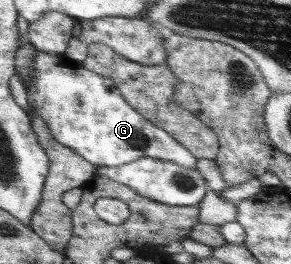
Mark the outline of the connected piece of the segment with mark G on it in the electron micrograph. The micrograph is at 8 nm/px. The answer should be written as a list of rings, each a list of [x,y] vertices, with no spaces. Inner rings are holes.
[[[36,50],[34,66],[32,66],[32,80],[26,90],[28,104],[35,113],[42,116],[55,140],[82,155],[87,162],[94,163],[95,167],[99,165],[119,166],[139,158],[151,157],[198,170],[196,164],[198,164],[199,158],[191,154],[191,151],[187,150],[187,147],[183,146],[169,132],[164,131],[162,127],[155,126],[140,112],[129,106],[112,78],[89,70],[83,66],[82,62],[69,58],[65,52],[49,54]]]

